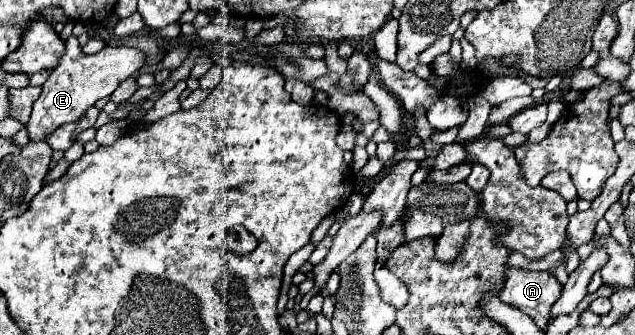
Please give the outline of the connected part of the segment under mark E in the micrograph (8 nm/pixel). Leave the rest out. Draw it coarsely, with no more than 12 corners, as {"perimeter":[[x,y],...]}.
{"perimeter":[[66,39],[26,125],[40,141],[146,65],[140,49],[84,55]]}

